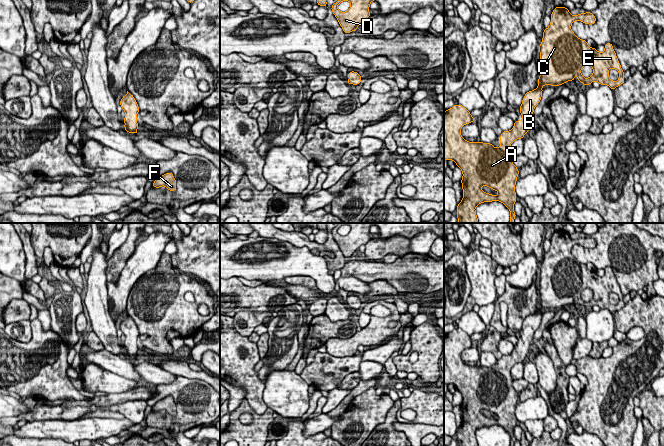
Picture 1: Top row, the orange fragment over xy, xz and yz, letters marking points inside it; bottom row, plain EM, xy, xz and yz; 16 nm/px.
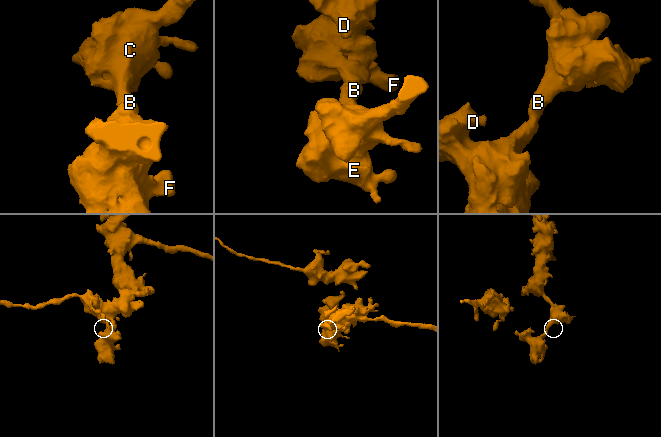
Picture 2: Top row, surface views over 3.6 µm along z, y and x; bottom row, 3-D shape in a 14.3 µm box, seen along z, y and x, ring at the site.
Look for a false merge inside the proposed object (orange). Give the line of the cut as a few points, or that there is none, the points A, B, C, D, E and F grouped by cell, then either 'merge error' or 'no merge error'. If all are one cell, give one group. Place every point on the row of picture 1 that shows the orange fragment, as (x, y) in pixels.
no cut | A B C D E F | no merge error

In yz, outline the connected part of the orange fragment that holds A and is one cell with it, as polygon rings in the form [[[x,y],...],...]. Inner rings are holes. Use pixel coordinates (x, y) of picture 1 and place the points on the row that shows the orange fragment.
[[[561,6],[554,8],[550,18],[550,25],[544,30],[539,45],[541,56],[538,87],[523,97],[519,107],[523,119],[515,121],[511,130],[502,132],[499,148],[492,143],[469,142],[461,136],[462,127],[475,121],[461,104],[454,104],[444,111],[444,159],[453,160],[463,173],[463,198],[456,209],[459,223],[478,223],[475,208],[483,202],[492,201],[502,202],[510,211],[510,223],[514,223],[514,203],[517,201],[515,185],[519,170],[512,162],[510,146],[513,141],[522,139],[530,131],[530,117],[541,100],[542,86],[562,85],[575,80],[575,74],[585,86],[597,81],[600,85],[607,85],[615,90],[625,82],[624,71],[612,43],[606,43],[604,52],[600,53],[571,30],[574,21],[593,25],[596,22],[594,14],[586,12],[571,15],[567,8]],[[587,64],[592,66],[593,74],[584,78],[581,69]],[[610,68],[618,71],[617,81],[609,78]],[[482,186],[496,190],[498,195],[484,192]]]

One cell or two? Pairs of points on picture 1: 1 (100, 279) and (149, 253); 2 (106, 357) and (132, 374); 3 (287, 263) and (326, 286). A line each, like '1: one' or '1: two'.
1: two
2: one
3: one

